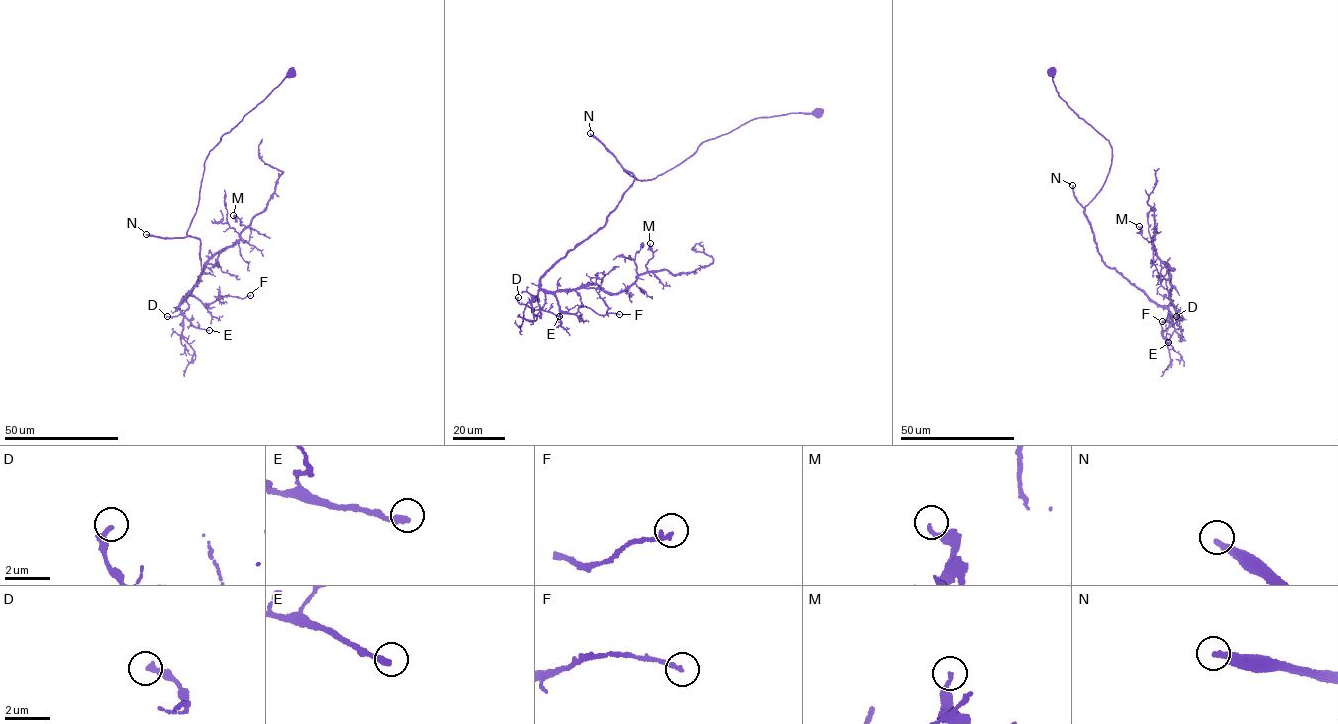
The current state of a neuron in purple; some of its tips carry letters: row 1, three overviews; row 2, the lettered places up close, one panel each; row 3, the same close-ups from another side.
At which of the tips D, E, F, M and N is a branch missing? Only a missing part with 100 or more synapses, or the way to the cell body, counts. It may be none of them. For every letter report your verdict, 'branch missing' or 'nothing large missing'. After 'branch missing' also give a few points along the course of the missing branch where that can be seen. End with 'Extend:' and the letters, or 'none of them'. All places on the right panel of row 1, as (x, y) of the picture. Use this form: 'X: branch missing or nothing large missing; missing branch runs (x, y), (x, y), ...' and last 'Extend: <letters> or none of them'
D: nothing large missing
E: nothing large missing
F: nothing large missing
M: nothing large missing
N: branch missing; missing branch runs (1072, 185), (1092, 153), (1109, 141), (1115, 149), (1106, 125), (1110, 100), (1114, 96), (1132, 108)
Extend: N

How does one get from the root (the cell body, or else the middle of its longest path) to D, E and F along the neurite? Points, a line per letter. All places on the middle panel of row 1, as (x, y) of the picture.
D: (816, 112), (754, 118), (652, 180), (624, 169), (634, 179), (606, 224), (541, 278), (544, 305), (518, 297)
E: (816, 112), (754, 118), (652, 180), (624, 170), (634, 179), (606, 224), (541, 278), (539, 307), (559, 316)
F: (816, 112), (754, 118), (652, 180), (624, 170), (634, 179), (606, 224), (540, 279), (560, 311), (619, 314)

